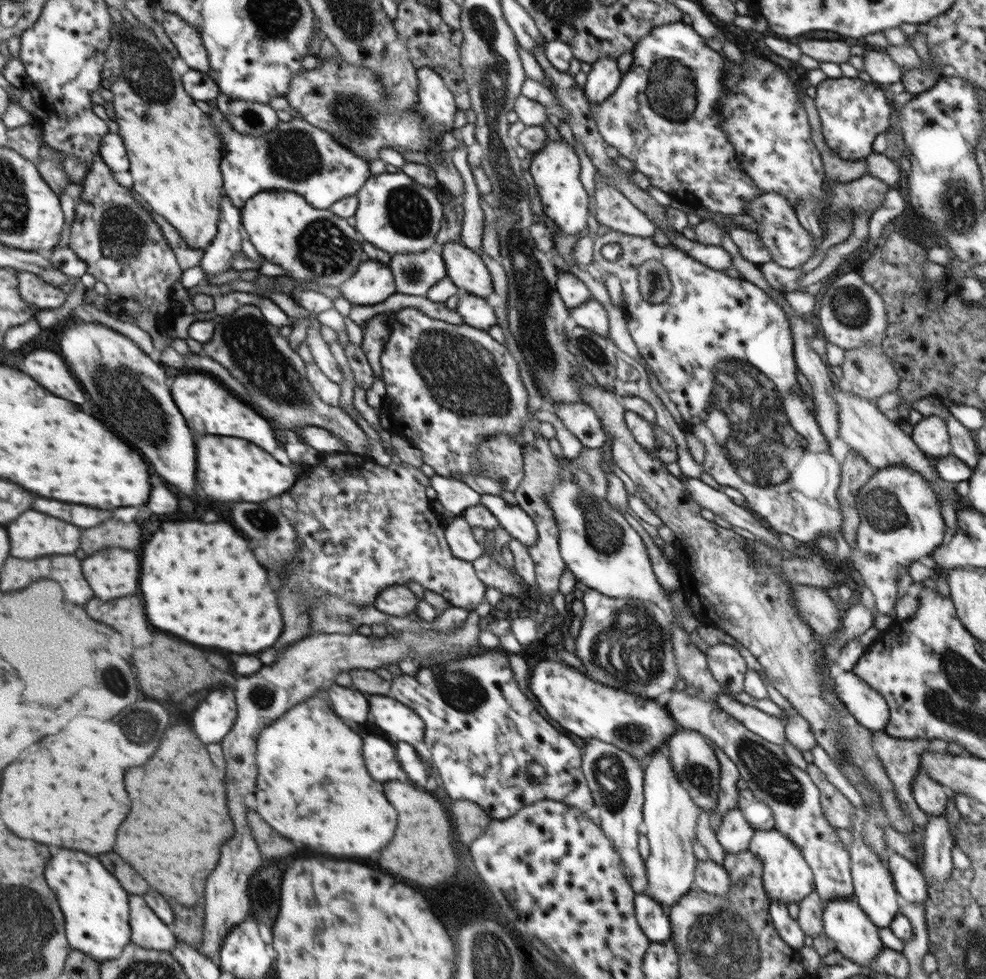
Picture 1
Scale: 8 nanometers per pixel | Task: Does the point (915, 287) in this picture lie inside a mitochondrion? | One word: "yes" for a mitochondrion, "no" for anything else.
no

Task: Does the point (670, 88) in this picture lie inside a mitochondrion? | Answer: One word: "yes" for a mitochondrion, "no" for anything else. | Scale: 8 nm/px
yes

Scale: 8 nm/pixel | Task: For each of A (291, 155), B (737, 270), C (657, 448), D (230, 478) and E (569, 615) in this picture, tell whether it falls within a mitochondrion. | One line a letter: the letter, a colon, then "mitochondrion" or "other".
A: mitochondrion
B: other
C: other
D: other
E: other

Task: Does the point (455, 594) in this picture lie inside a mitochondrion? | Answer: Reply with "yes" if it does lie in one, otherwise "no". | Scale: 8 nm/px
no

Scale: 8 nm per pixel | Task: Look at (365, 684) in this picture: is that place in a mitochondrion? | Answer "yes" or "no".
no

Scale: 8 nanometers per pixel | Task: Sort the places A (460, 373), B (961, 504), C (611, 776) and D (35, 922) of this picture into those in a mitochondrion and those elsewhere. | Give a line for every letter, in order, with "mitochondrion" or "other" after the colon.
A: mitochondrion
B: other
C: mitochondrion
D: mitochondrion

